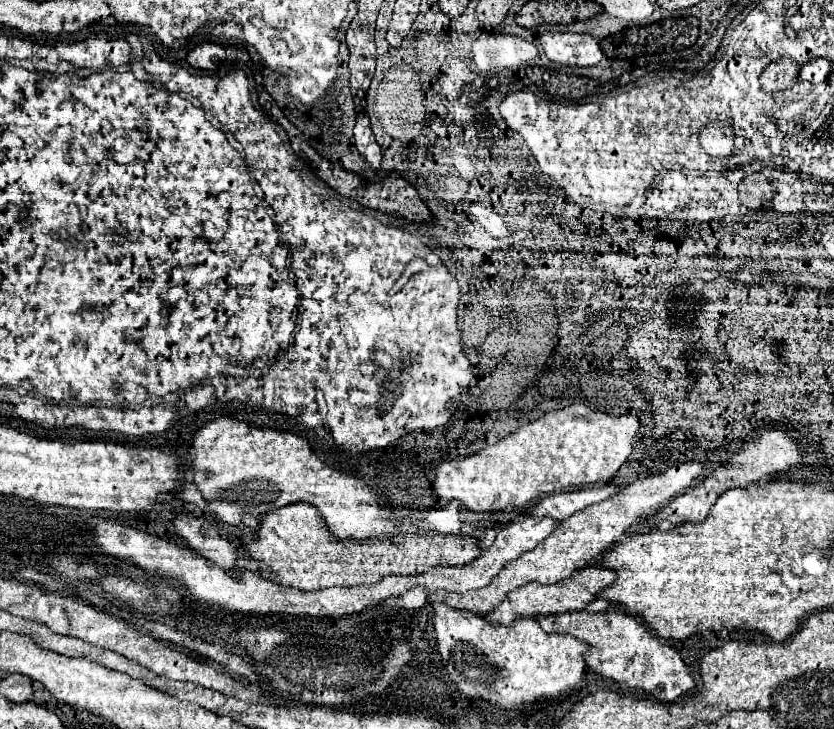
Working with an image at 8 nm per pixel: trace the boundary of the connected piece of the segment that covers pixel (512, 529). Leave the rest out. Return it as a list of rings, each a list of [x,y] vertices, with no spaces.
[[[523,517],[521,521],[513,521],[513,523],[505,525],[505,527],[497,533],[493,545],[491,545],[487,551],[483,551],[477,559],[473,559],[471,563],[467,563],[467,565],[461,565],[461,567],[435,568],[419,573],[419,575],[407,575],[407,577],[403,577],[403,575],[389,575],[389,577],[385,577],[385,579],[381,579],[381,581],[391,583],[393,587],[395,587],[395,583],[399,583],[401,593],[405,593],[405,591],[411,589],[411,587],[421,586],[429,589],[430,599],[431,593],[441,593],[441,591],[443,591],[443,593],[457,593],[459,599],[461,599],[461,593],[479,591],[481,587],[489,585],[491,579],[493,579],[509,561],[517,559],[517,557],[523,555],[525,551],[531,551],[539,541],[543,541],[549,533],[553,533],[555,527],[557,527],[557,521],[553,521],[553,519],[549,519],[549,517],[543,517],[541,521],[537,521],[535,517]]]

